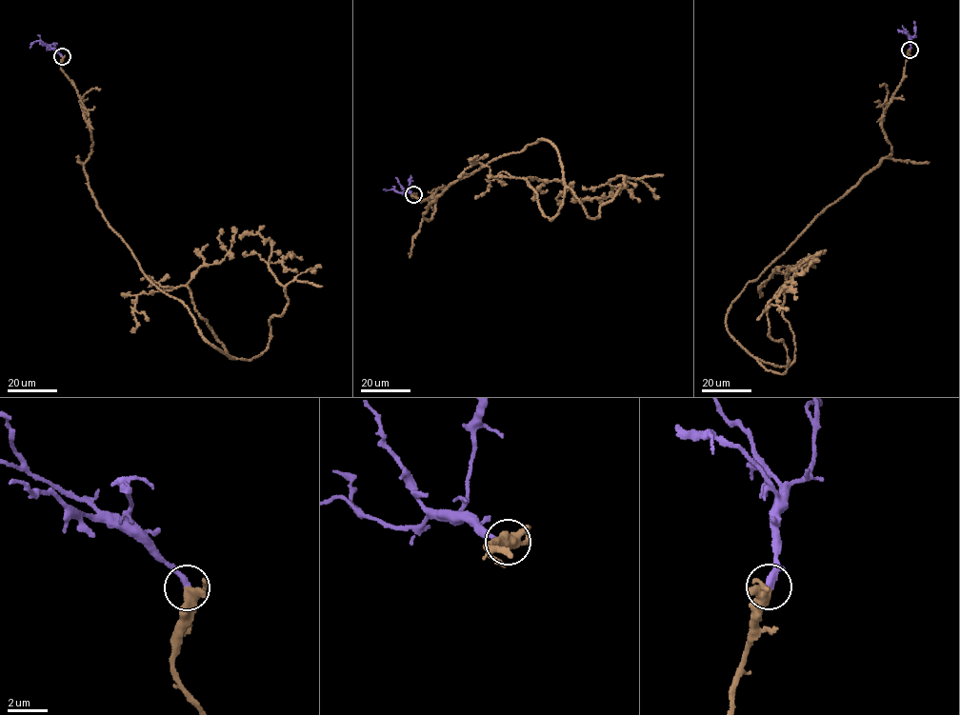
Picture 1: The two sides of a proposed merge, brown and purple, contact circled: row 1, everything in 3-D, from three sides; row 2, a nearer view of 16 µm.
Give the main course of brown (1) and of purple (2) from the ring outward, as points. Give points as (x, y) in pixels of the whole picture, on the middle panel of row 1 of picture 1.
1: (413, 194), (435, 198), (429, 220), (448, 186), (540, 139), (592, 218), (625, 177), (580, 198)
2: (413, 194), (384, 189)

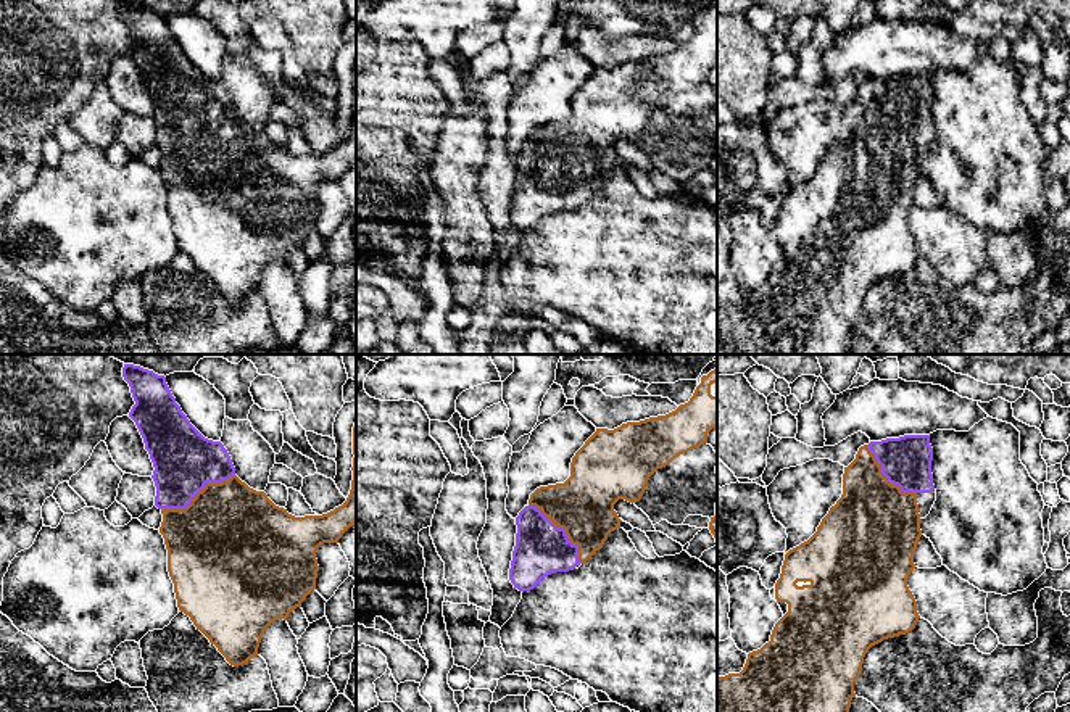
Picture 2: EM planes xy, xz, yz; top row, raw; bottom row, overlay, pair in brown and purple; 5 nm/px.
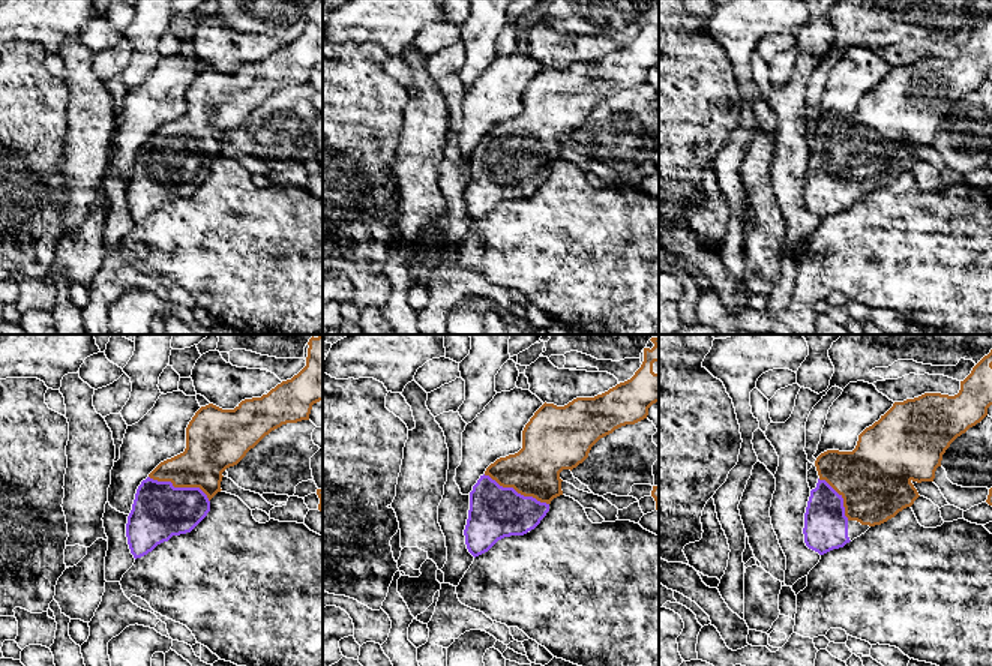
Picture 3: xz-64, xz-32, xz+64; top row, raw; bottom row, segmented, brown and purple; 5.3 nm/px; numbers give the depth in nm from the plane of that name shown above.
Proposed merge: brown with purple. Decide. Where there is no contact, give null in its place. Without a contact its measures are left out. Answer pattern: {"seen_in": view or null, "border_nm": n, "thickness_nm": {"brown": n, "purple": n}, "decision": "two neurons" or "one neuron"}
{"seen_in": "xy", "border_nm": 400, "thickness_nm": {"brown": 500, "purple": 320}, "decision": "one neuron"}

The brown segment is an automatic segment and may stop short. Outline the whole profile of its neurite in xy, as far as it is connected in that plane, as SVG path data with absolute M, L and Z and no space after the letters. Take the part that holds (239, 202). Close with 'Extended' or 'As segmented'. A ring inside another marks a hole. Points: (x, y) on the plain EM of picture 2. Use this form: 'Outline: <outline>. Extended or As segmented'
Outline: M124 3L122 16L131 26L135 43L129 56L135 61L145 89L153 101L156 126L155 145L163 153L160 172L168 188L168 211L174 222L177 246L190 256L211 284L234 304L243 304L258 295L266 267L301 246L306 235L316 229L317 187L338 182L342 174L356 163L356 61L353 66L353 119L346 140L322 155L295 156L276 145L264 130L250 127L235 114L232 98L221 81L205 77L176 42L164 14L134 3Z. Extended

